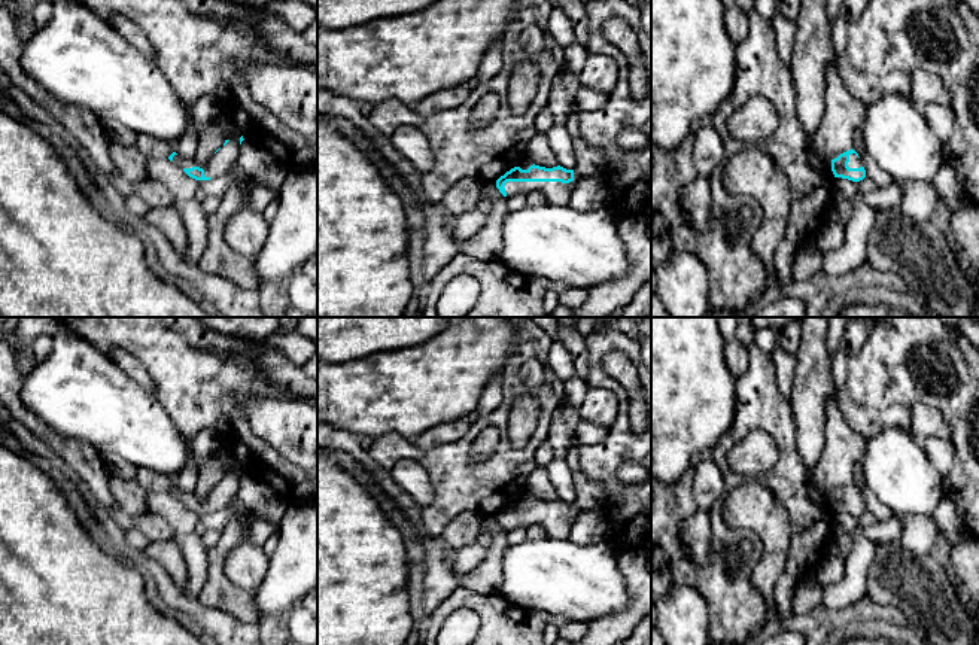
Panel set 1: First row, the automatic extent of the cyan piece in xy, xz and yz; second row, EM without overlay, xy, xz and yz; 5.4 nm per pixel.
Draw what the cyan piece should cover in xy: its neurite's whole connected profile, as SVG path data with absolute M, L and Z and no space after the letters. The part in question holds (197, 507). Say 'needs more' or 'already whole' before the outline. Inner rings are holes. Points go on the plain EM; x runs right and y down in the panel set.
needs more; M243 469L225 474L224 480L219 481L204 502L200 502L194 493L183 493L173 486L168 493L176 496L189 511L195 514L210 514L212 511L228 506L238 492L238 481L243 475Z

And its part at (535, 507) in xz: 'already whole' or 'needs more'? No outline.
needs more

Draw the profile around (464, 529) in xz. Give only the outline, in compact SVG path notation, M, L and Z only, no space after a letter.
M477 511L460 512L446 526L434 544L449 551L474 544L481 532L480 517Z

